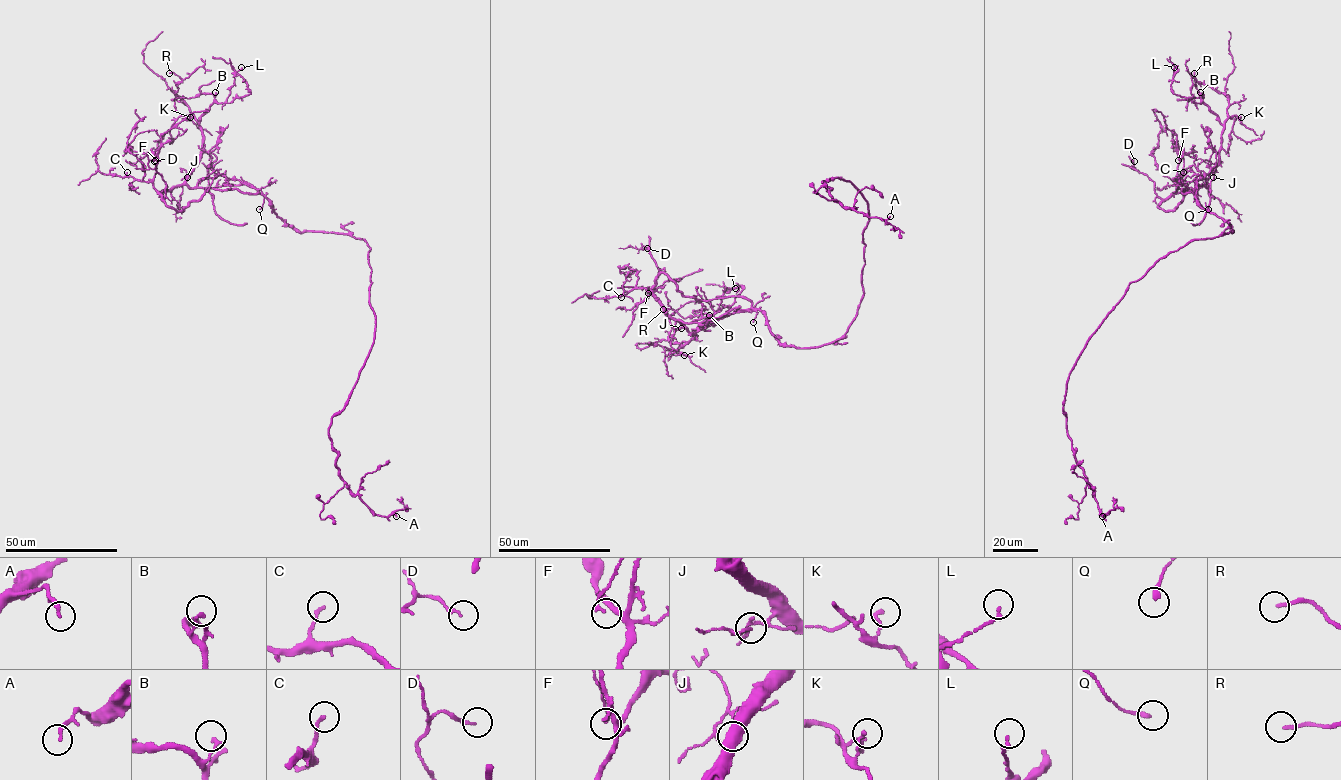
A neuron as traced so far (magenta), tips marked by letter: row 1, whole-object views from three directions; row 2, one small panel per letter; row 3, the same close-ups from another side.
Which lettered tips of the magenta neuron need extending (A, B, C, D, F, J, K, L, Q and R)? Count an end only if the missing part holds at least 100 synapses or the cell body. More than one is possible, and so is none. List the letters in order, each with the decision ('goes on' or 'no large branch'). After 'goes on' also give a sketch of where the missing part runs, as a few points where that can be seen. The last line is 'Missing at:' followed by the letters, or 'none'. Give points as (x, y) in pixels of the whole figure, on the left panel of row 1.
A: no large branch
B: no large branch
C: no large branch
D: no large branch
F: no large branch
J: no large branch
K: no large branch
L: no large branch
Q: no large branch
R: no large branch
Missing at: none

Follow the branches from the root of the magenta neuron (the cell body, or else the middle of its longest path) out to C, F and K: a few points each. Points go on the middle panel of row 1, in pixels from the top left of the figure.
C: (851, 322), (833, 341), (796, 348), (779, 341), (758, 309), (682, 323), (645, 288), (621, 297)
F: (851, 322), (833, 341), (796, 348), (779, 341), (758, 309), (682, 323), (648, 293)
K: (851, 322), (833, 341), (796, 348), (779, 341), (758, 309), (679, 320), (696, 336), (679, 349), (684, 355)

